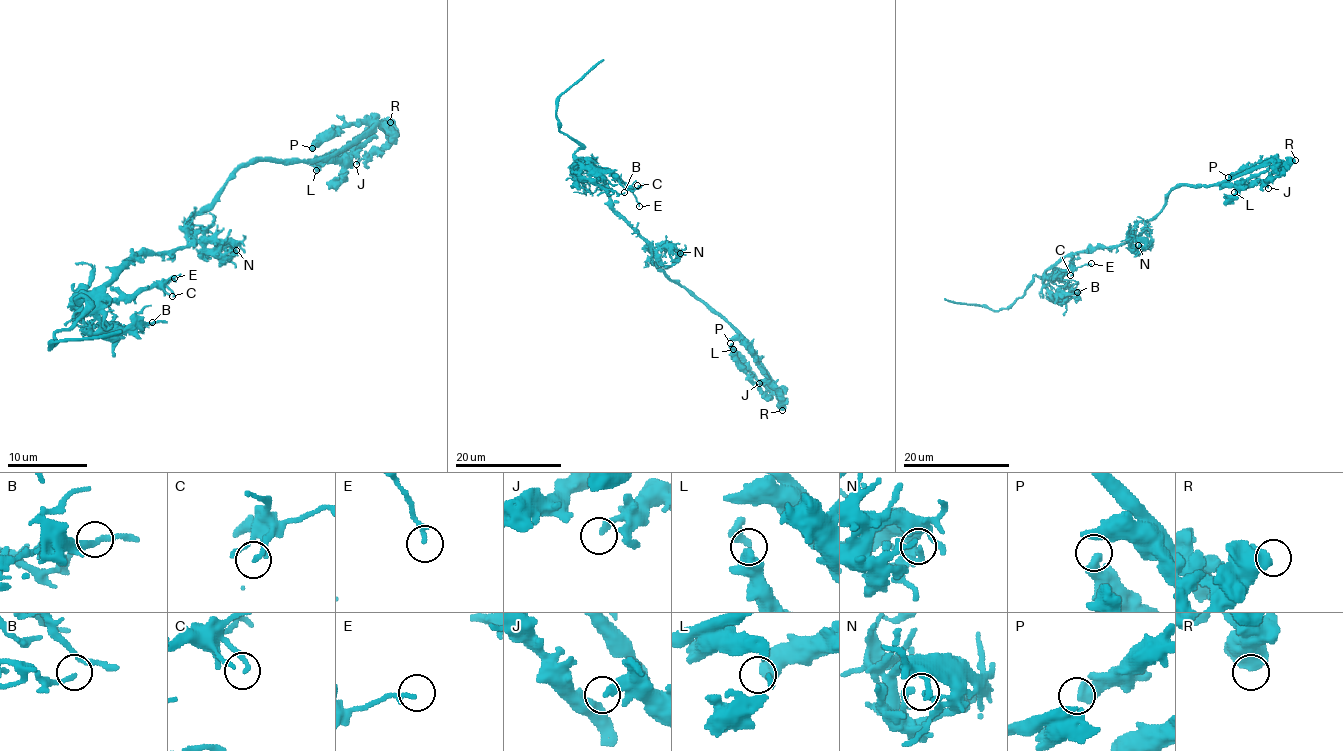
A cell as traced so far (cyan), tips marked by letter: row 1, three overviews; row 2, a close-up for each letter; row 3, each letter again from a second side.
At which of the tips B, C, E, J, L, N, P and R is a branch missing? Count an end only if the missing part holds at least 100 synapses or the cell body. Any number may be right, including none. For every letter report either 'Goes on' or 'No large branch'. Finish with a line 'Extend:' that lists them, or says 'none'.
B: No large branch
C: No large branch
E: No large branch
J: No large branch
L: No large branch
N: No large branch
P: No large branch
R: No large branch
Extend: none

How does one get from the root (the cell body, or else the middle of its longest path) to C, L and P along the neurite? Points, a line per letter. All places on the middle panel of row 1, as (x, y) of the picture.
C: (651, 253), (651, 245), (615, 209), (608, 185), (592, 160), (598, 165), (612, 169), (633, 189), (637, 185)
L: (651, 253), (651, 261), (669, 279), (706, 302), (746, 344), (769, 376), (770, 393), (750, 379), (733, 349)
P: (651, 253), (651, 261), (669, 279), (706, 302), (730, 326), (766, 372), (770, 385), (761, 383), (730, 343)

